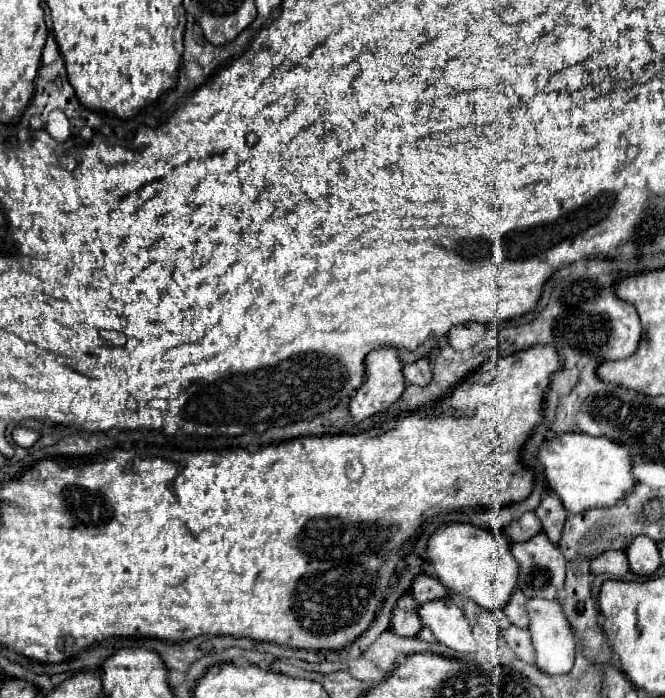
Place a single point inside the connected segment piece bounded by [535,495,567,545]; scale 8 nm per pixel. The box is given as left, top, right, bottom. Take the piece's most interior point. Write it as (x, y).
(552, 515)

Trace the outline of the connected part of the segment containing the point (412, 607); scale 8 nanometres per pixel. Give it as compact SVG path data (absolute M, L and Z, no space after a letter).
M403 595L397 603L397 607L393 609L393 623L391 623L391 631L403 637L415 637L421 629L421 617L417 617L417 607L419 603L413 599L413 595Z

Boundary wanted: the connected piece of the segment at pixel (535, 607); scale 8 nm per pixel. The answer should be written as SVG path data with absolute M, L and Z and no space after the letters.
M529 599L527 601L527 611L531 617L531 637L533 637L533 645L535 645L535 661L537 667L549 675L561 675L561 673L569 673L575 661L575 637L573 637L573 629L569 619L563 613L563 607L557 599L549 601L549 599Z

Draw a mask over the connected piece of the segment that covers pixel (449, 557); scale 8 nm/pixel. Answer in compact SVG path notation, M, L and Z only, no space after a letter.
M451 523L439 531L435 531L429 539L427 545L427 563L433 567L435 577L455 595L463 595L465 599L475 601L477 605L491 609L491 611L499 611L503 609L511 595L517 591L517 577L519 577L519 563L515 561L515 557L511 555L511 541L505 533L501 531L493 531L493 529L479 529L467 523Z

